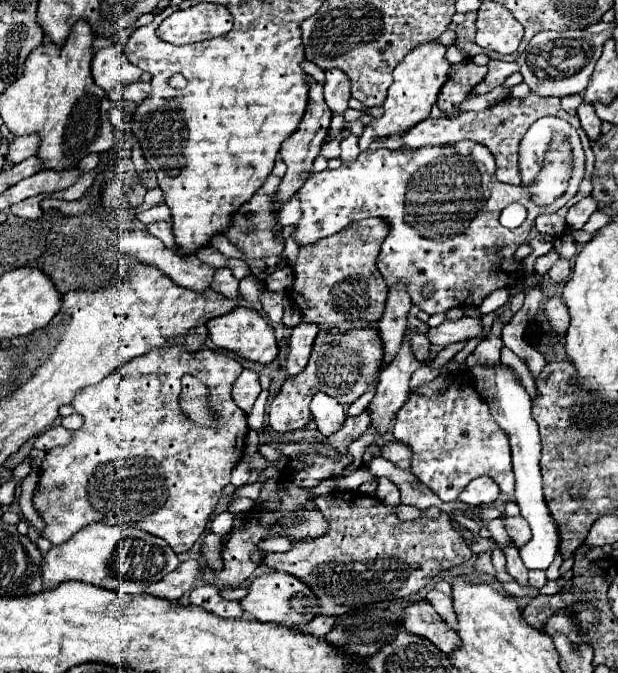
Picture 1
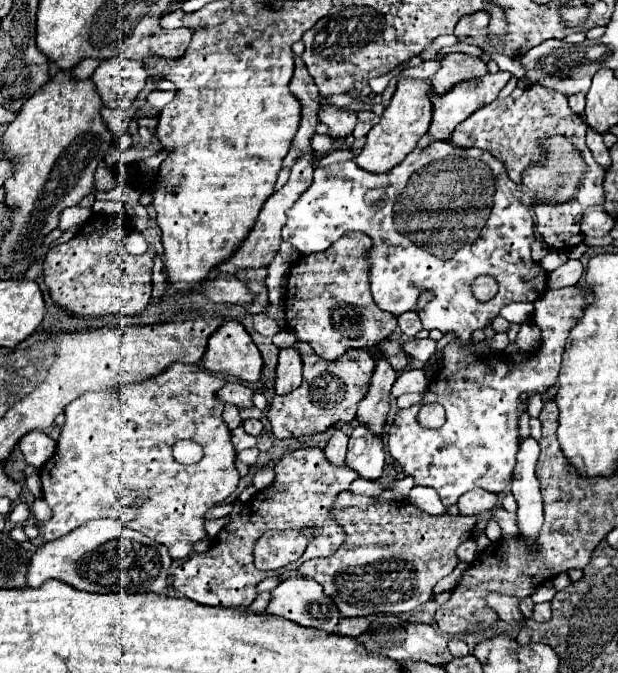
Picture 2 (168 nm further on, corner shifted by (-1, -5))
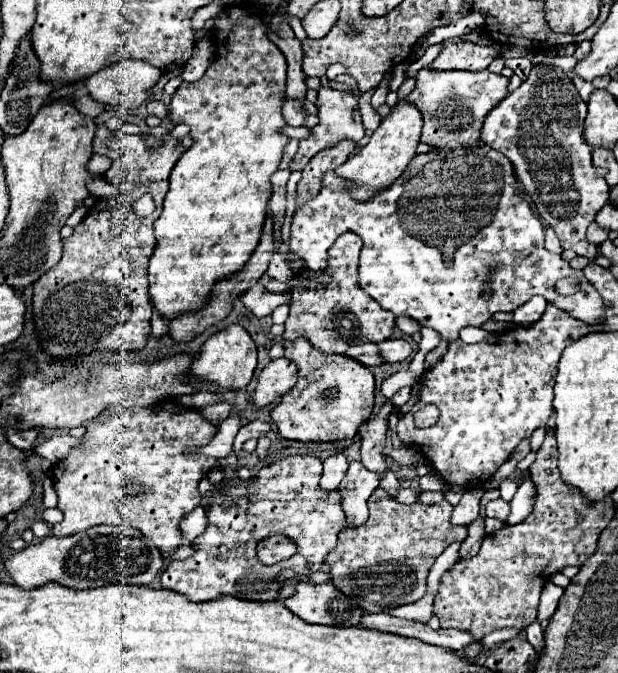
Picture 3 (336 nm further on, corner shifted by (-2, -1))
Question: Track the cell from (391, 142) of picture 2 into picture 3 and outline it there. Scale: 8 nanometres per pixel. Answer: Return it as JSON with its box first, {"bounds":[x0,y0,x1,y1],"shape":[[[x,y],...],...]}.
{"bounds":[336,98,422,200],"shape":[[[404,98],[400,100],[386,118],[382,118],[380,126],[370,136],[370,142],[354,154],[350,160],[346,160],[342,166],[336,168],[336,174],[342,178],[348,178],[352,182],[358,182],[358,190],[354,192],[354,198],[366,200],[374,192],[388,188],[408,166],[408,162],[416,156],[416,148],[420,142],[420,130],[422,130],[422,114],[416,106],[410,106],[410,102]]]}

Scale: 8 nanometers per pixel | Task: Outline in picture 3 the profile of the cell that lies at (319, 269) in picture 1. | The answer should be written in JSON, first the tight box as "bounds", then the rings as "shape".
{"bounds":[284,232,394,354],"shape":[[[354,232],[342,234],[334,246],[328,250],[328,266],[322,270],[330,274],[330,284],[322,288],[312,288],[312,280],[306,272],[300,272],[298,286],[290,290],[290,316],[286,320],[284,340],[308,338],[316,350],[324,354],[344,354],[354,344],[364,342],[382,342],[392,336],[394,314],[382,310],[376,300],[372,300],[358,284],[358,256],[362,240]]]}

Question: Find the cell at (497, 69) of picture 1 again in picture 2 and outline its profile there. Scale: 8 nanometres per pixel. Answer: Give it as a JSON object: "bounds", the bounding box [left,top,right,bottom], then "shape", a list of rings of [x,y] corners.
{"bounds":[429,72,511,142],"shape":[[[497,72],[497,74],[485,74],[481,78],[471,78],[471,80],[465,80],[465,82],[459,82],[457,86],[453,86],[449,92],[445,92],[443,96],[437,96],[433,94],[431,102],[433,102],[433,120],[431,120],[431,126],[429,126],[429,136],[433,140],[441,140],[441,142],[447,142],[453,134],[453,130],[463,122],[467,120],[473,112],[477,112],[479,108],[487,106],[489,102],[493,102],[501,88],[509,82],[511,74],[509,72]]]}

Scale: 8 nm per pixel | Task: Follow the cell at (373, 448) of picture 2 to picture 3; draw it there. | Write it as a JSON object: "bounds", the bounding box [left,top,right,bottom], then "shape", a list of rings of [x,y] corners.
{"bounds":[342,462,382,526],"shape":[[[350,462],[346,478],[342,480],[342,508],[346,512],[346,526],[360,526],[368,518],[368,496],[378,488],[382,474],[366,470],[360,462]]]}

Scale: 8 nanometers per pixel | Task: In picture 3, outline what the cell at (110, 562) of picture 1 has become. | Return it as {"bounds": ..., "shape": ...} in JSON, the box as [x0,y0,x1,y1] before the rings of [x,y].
{"bounds":[6,526,164,590],"shape":[[[92,526],[90,530],[72,536],[46,536],[42,542],[32,544],[6,560],[16,586],[24,590],[38,588],[46,582],[58,582],[68,588],[98,588],[106,584],[138,584],[148,586],[162,570],[164,560],[160,550],[140,530],[130,526]]]}

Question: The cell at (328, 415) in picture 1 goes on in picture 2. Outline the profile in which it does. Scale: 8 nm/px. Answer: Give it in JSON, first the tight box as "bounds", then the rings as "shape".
{"bounds":[325,430,347,466],"shape":[[[333,430],[333,436],[325,448],[325,456],[333,466],[343,466],[347,454],[347,436],[341,430]]]}

